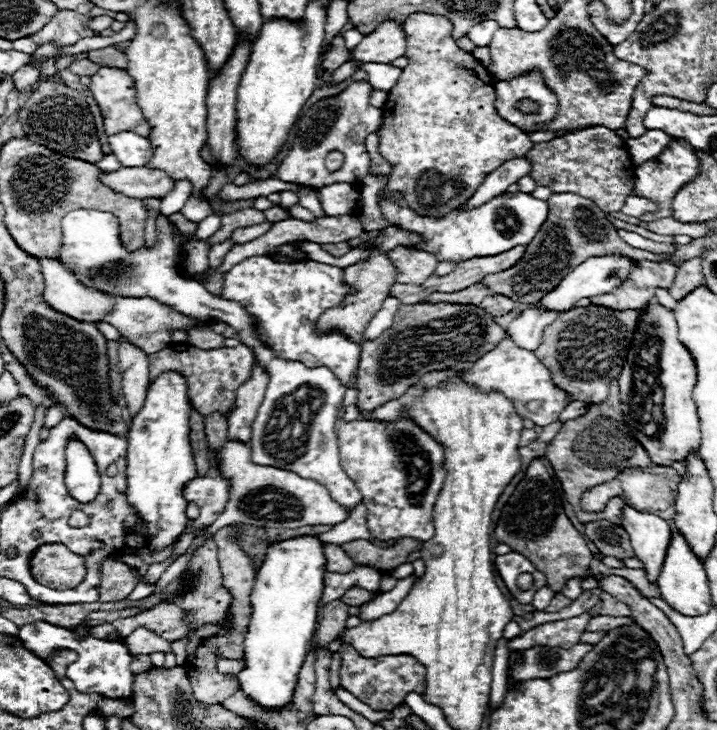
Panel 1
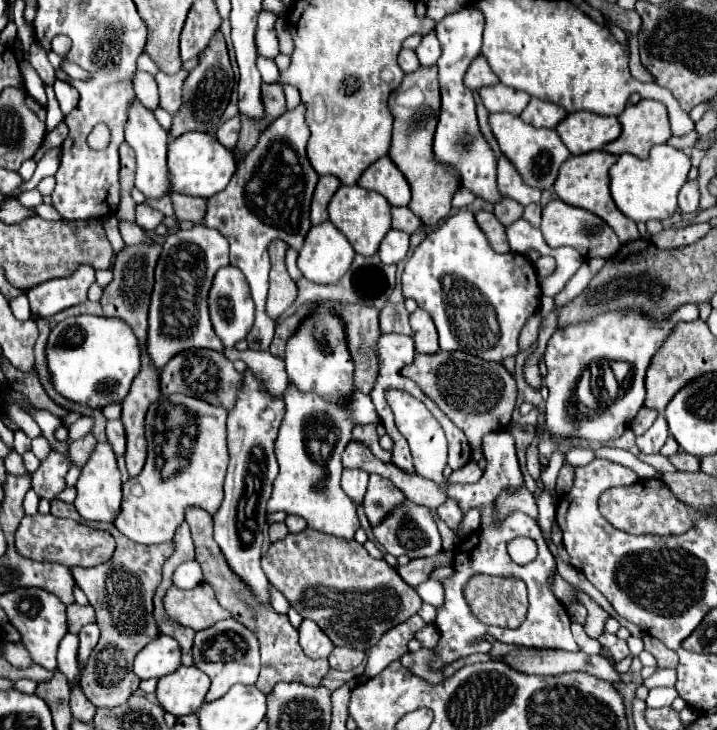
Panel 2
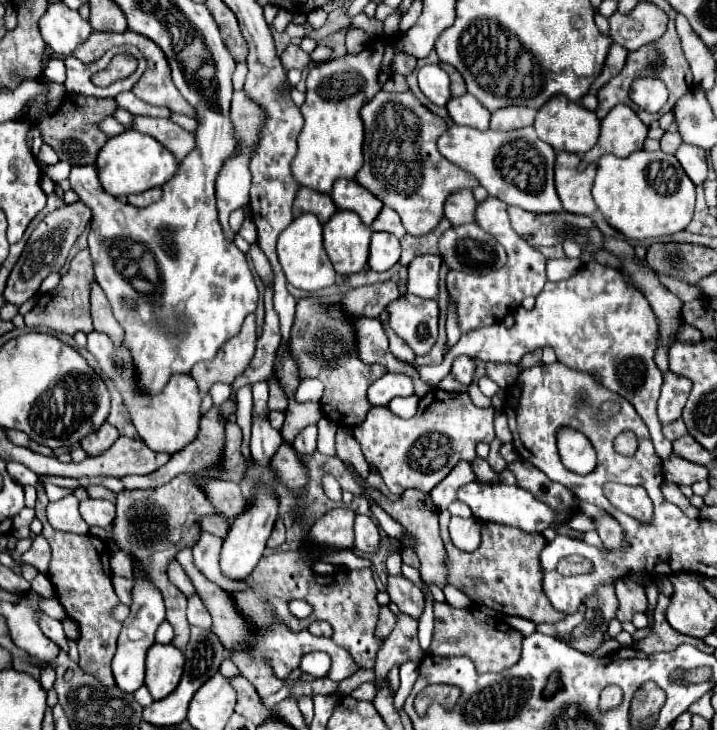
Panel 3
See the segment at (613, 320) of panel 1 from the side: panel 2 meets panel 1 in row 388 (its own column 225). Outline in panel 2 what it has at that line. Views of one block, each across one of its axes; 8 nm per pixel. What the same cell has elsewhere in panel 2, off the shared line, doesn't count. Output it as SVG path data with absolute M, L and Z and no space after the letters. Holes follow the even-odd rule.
M202 508L186 510L186 522L190 524L192 530L192 538L196 544L196 560L204 570L204 582L210 582L214 586L220 606L226 608L232 614L232 618L242 622L248 630L252 630L260 638L262 670L256 688L264 694L270 694L278 682L300 682L306 686L318 686L326 672L330 670L328 660L312 660L306 654L302 654L302 648L298 646L298 630L288 622L288 616L276 614L274 608L262 610L262 606L254 606L254 602L250 602L250 594L246 594L246 590L242 590L242 582L238 582L238 578L230 574L230 568L226 566L226 560L222 558L222 552L218 550L218 544L212 538L212 516L206 510Z

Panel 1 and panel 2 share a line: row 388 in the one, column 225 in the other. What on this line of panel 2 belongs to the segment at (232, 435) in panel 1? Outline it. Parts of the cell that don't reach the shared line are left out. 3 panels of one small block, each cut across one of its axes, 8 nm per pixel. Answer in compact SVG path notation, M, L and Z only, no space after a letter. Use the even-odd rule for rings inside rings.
M196 224L190 230L172 230L162 246L160 262L156 266L156 284L152 290L148 312L148 340L146 354L152 364L161 370L164 364L182 350L210 348L222 352L222 342L214 334L208 316L206 294L218 268L228 264L226 238L204 224Z

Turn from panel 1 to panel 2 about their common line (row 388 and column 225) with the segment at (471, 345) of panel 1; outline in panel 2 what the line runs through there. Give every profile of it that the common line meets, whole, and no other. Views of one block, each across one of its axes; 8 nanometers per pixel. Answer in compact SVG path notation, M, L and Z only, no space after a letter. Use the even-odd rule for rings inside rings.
M190 348L190 350L176 354L160 370L160 392L162 396L180 392L180 394L194 396L194 398L200 398L200 400L206 400L210 404L224 406L226 410L230 410L234 406L236 390L240 386L240 376L242 374L236 372L232 362L224 354L216 350L208 350L208 348Z

